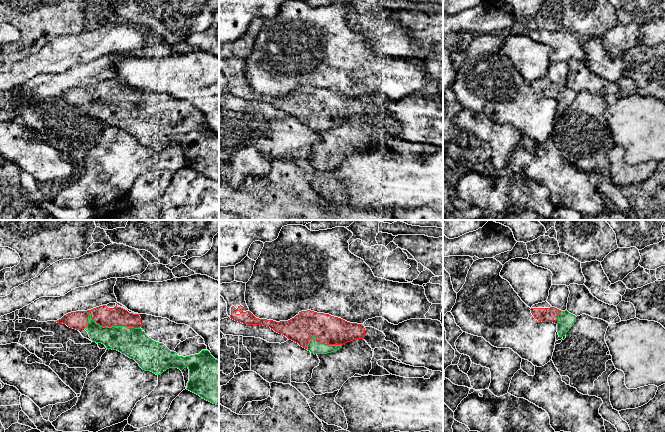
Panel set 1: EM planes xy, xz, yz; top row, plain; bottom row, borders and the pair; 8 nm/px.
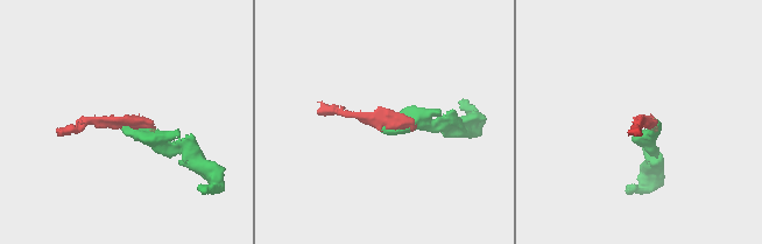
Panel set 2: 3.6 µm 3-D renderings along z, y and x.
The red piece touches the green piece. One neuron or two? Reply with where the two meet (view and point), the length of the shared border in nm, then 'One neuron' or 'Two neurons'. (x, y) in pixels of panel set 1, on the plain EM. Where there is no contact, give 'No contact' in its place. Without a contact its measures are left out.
Touches red at xy (107, 101). Shared border 460 nm. One neuron

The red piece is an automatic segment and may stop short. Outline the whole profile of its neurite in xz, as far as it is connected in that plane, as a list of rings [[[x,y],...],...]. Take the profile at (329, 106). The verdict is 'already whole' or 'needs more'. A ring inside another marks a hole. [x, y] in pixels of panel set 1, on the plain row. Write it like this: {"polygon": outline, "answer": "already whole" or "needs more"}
{"polygon": [[[233,57],[219,60],[219,70],[227,79],[228,92],[247,101],[263,101],[286,112],[314,130],[335,128],[347,118],[364,115],[362,100],[350,99],[329,90],[301,87],[288,97],[256,94],[245,77],[246,59]]], "answer": "needs more"}

